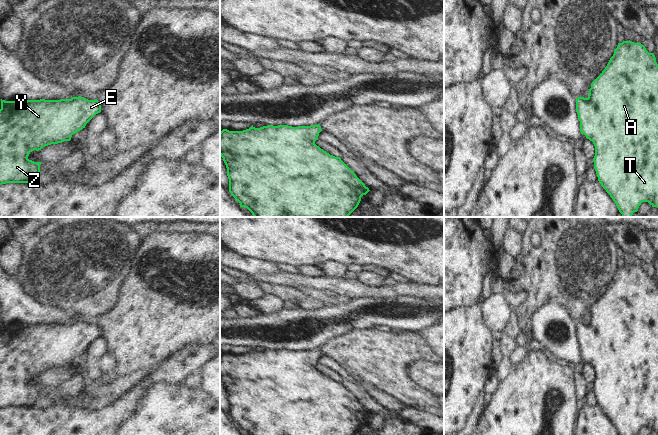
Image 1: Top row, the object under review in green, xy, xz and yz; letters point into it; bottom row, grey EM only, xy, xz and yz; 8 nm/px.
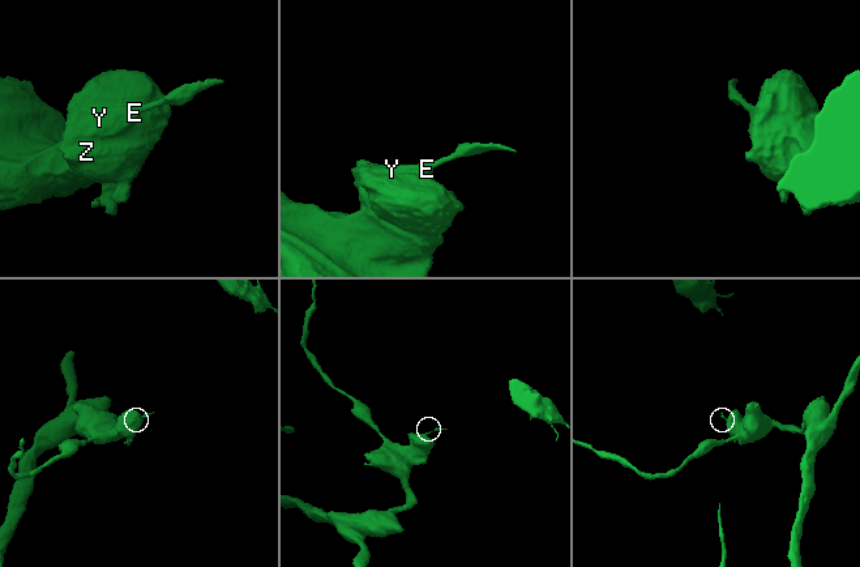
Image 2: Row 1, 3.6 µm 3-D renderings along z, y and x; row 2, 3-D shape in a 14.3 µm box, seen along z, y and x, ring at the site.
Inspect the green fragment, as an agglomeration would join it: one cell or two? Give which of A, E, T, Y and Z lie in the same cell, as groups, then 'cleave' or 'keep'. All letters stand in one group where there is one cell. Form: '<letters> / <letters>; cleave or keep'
A E T Y Z; keep

